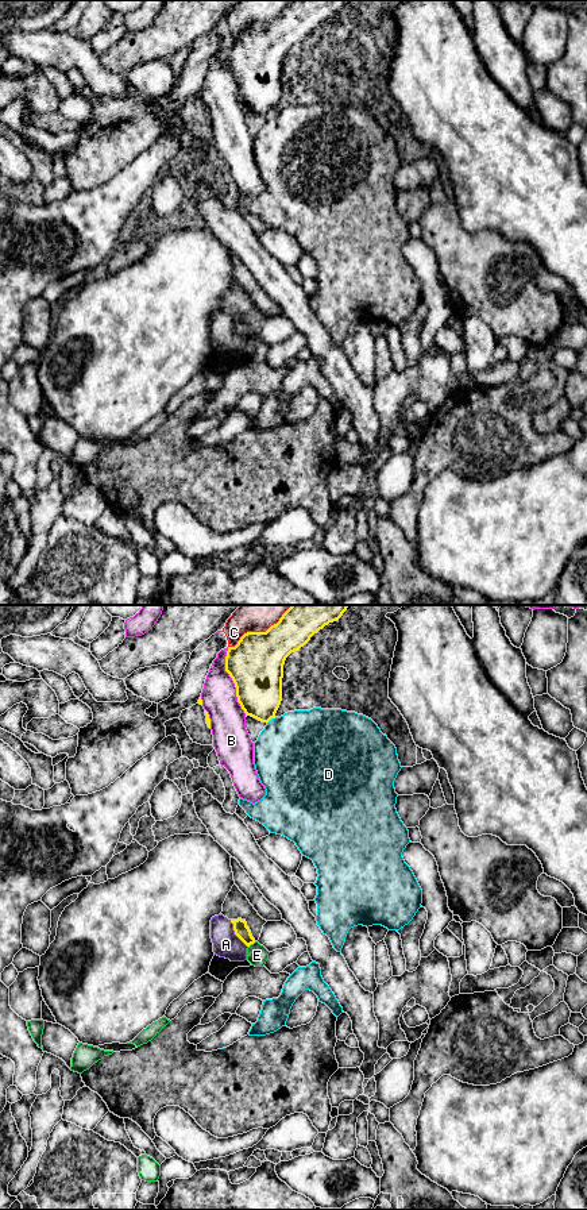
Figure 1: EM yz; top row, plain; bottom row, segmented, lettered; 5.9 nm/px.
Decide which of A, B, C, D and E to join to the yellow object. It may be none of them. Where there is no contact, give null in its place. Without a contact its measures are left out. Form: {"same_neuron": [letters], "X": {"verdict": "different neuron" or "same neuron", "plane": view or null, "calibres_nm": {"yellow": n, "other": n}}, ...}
{"same_neuron": [], "A": {"verdict": "different neuron", "plane": "yz", "calibres_nm": {"yellow": 90, "other": 160}}, "B": {"verdict": "different neuron", "plane": "yz", "calibres_nm": {"yellow": 320, "other": 200}}, "C": {"verdict": "different neuron", "plane": "yz", "calibres_nm": {"yellow": 320, "other": 280}}, "D": {"verdict": "different neuron", "plane": "yz", "calibres_nm": {"yellow": 280, "other": 460}}, "E": {"verdict": "different neuron", "plane": "yz", "calibres_nm": {"yellow": 90, "other": 120}}}

